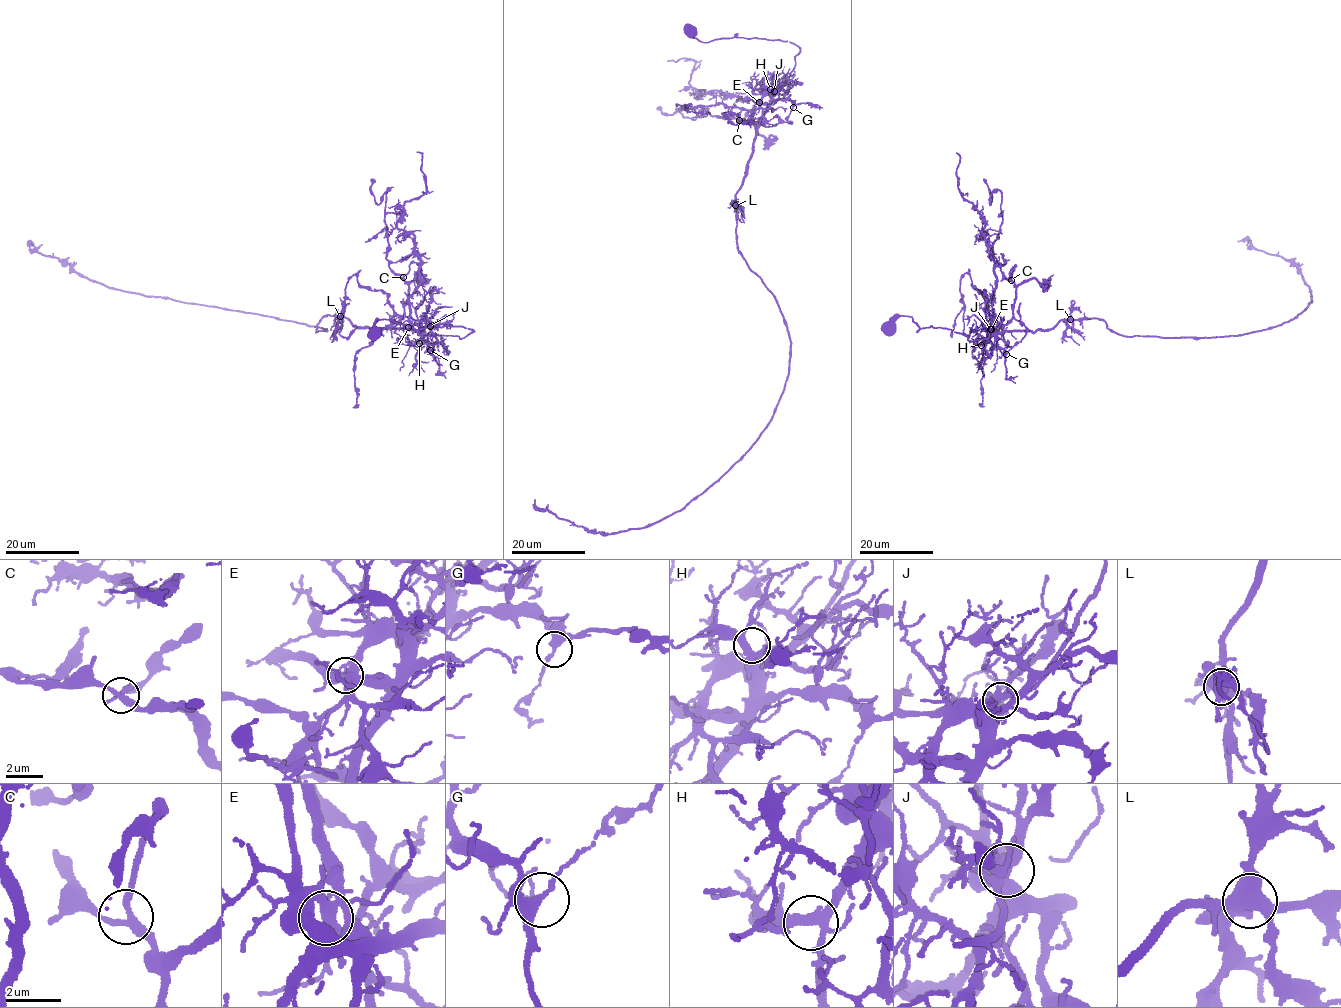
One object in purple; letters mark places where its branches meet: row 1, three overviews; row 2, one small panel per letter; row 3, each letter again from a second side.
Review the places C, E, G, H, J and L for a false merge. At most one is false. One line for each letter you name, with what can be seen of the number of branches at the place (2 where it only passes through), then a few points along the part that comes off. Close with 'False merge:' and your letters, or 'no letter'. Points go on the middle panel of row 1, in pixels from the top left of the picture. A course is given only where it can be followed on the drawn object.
E: 6 branches meet; foreign part runs (759, 103), (786, 99), (794, 104), (792, 122), (767, 127), (703, 110), (694, 119), (657, 107)
False merge: E

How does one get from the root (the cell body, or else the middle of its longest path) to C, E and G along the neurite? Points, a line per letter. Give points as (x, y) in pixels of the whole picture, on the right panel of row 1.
C: (887, 328), (908, 316), (920, 328), (950, 329), (968, 342), (988, 338), (1012, 317), (1011, 280)
E: (887, 328), (898, 317), (908, 316), (920, 328), (950, 329), (966, 336), (968, 342), (987, 338), (991, 330)
G: (887, 328), (908, 316), (920, 328), (950, 329), (966, 336), (968, 342), (989, 338), (993, 348), (1006, 354)

